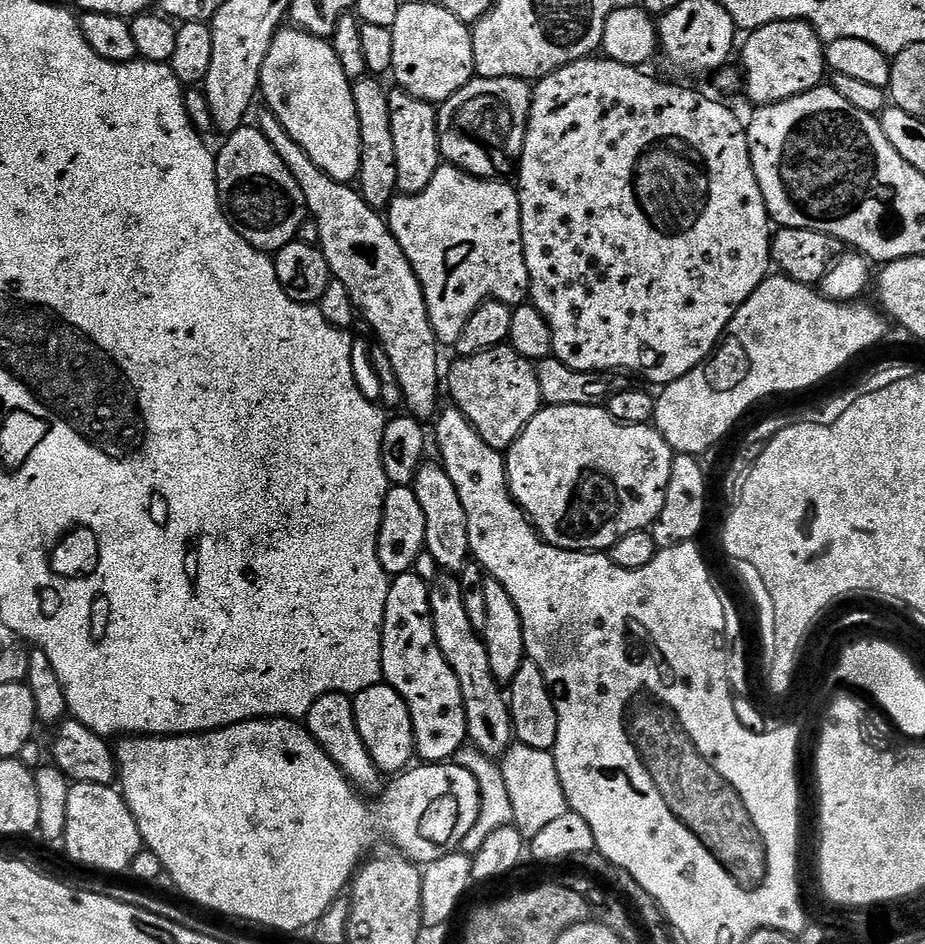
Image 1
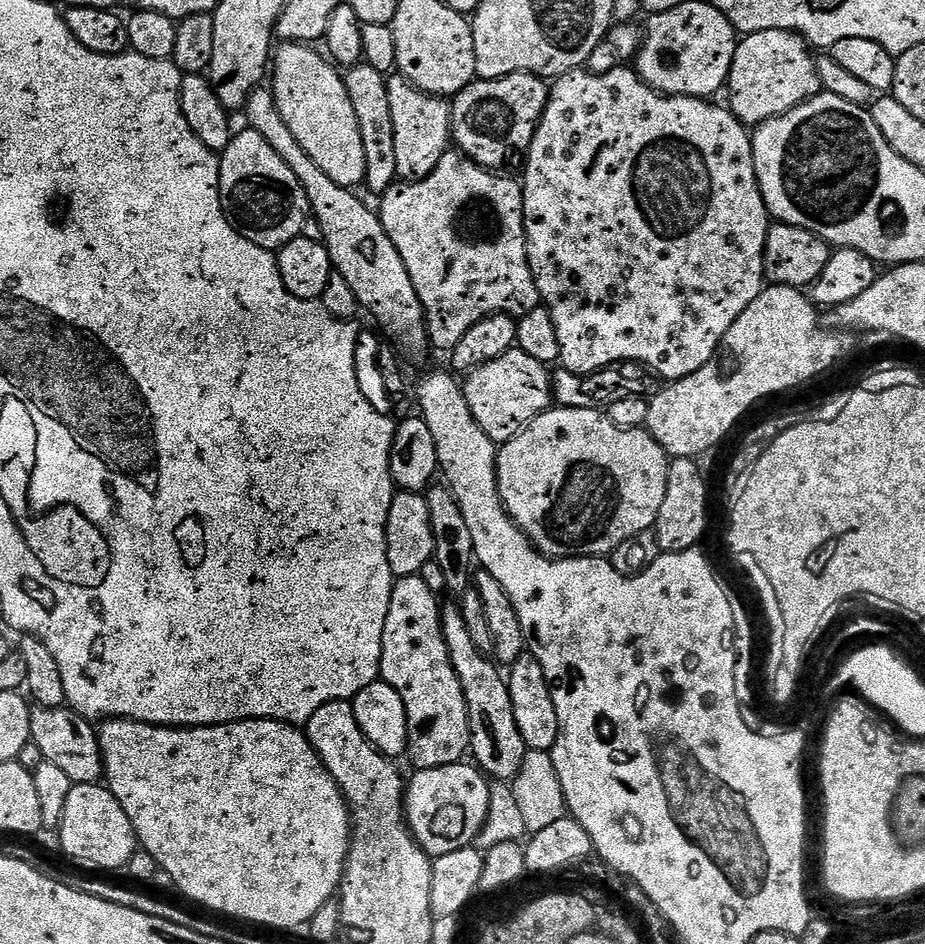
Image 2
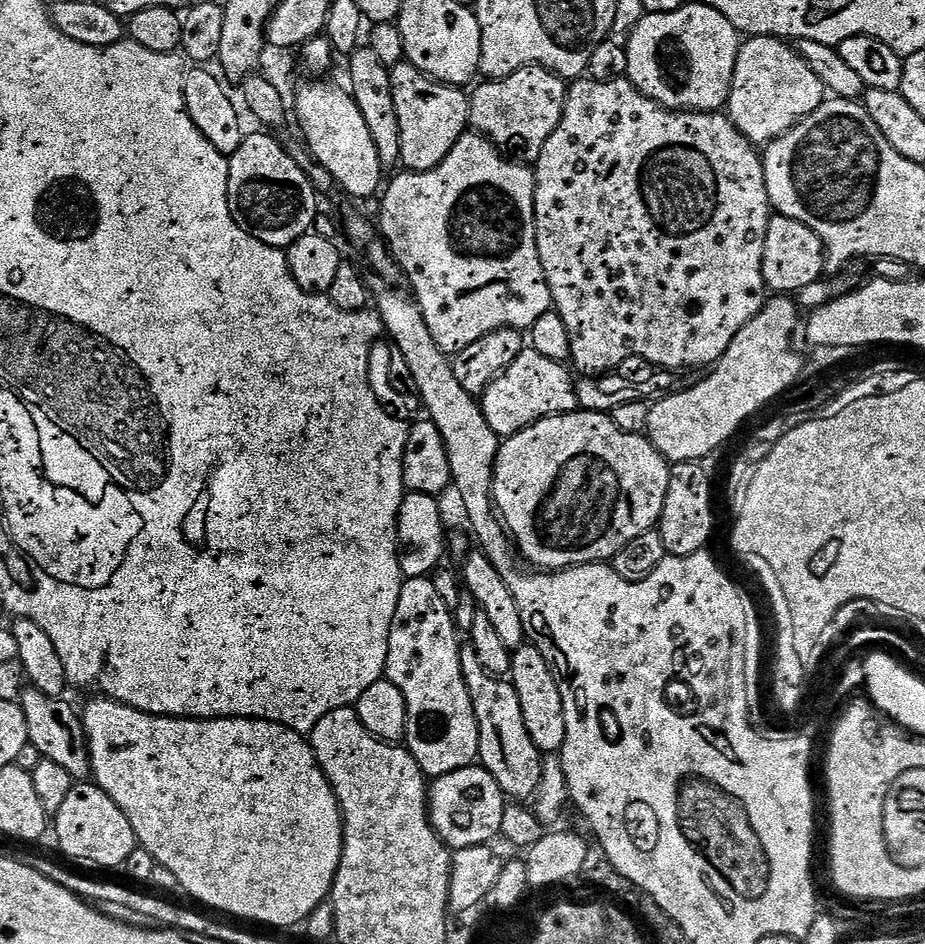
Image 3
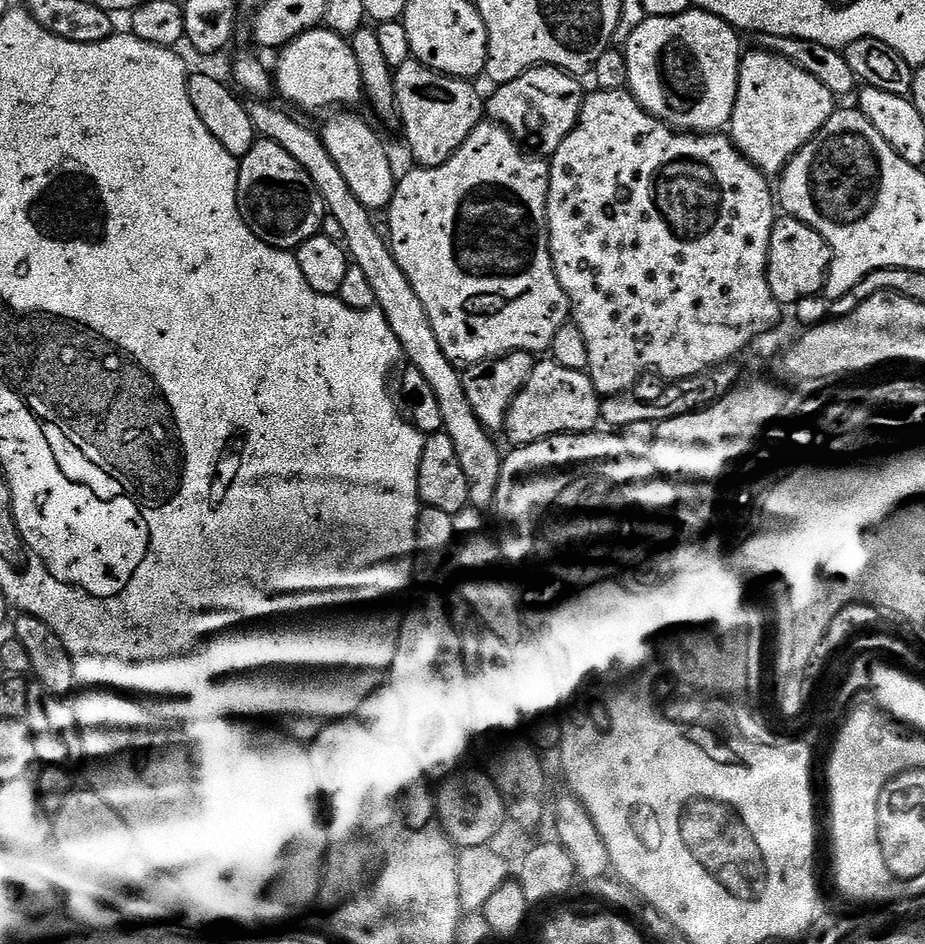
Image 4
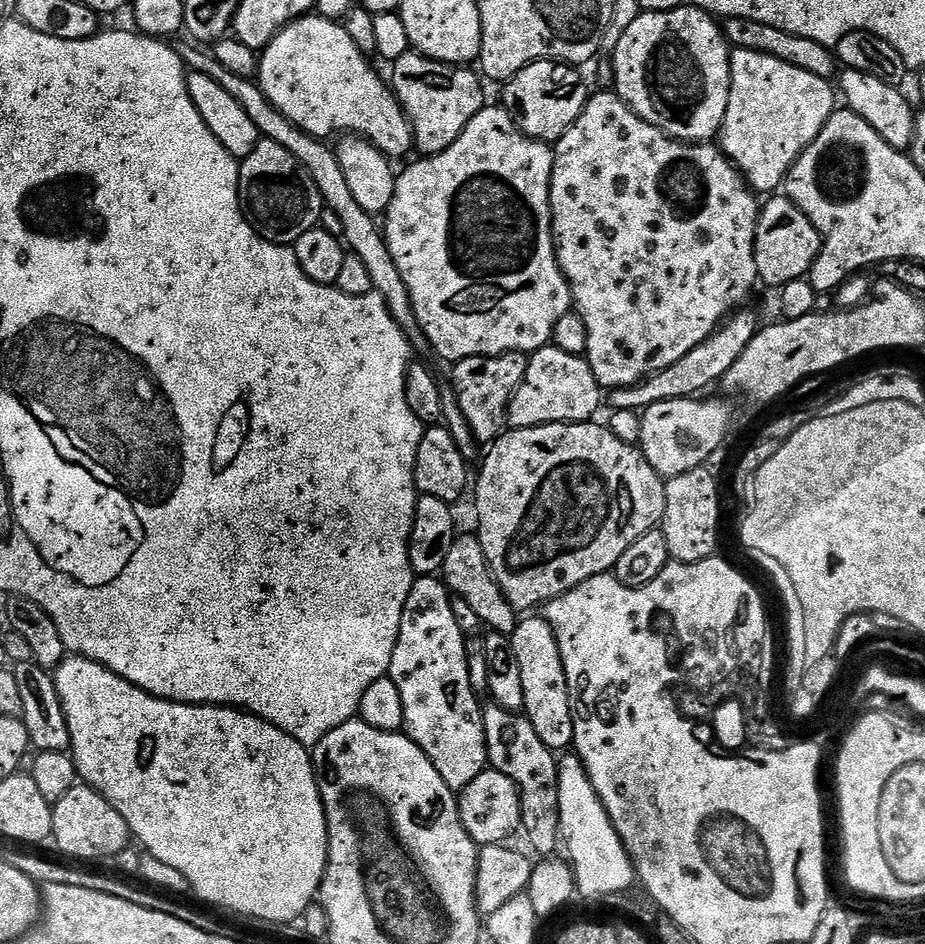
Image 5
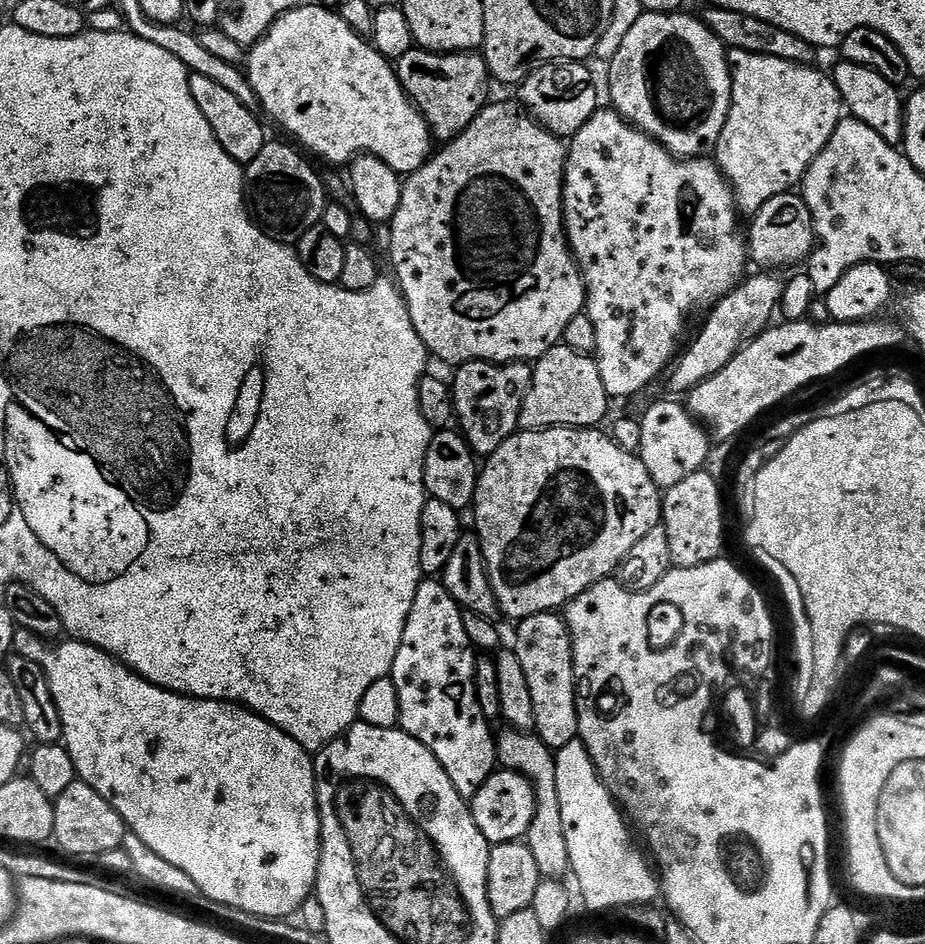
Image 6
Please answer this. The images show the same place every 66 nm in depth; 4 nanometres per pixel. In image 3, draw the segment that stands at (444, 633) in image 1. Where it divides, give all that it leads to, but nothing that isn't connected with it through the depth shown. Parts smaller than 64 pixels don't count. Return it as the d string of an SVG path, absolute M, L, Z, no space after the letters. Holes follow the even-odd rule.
M471 646L461 647L460 661L462 678L466 682L466 690L470 694L478 722L479 763L492 775L494 782L498 782L509 801L531 801L536 795L542 754L534 746L530 730L526 730L526 722L522 718L522 702L518 702L516 687L507 679L490 674L486 666L478 662L478 654L474 654Z

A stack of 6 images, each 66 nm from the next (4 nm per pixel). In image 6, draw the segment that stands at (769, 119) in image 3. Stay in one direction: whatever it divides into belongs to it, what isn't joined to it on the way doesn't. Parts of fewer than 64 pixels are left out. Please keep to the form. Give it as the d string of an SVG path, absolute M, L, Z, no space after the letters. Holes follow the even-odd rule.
M731 50L728 68L732 72L732 101L714 159L732 187L737 209L754 214L770 198L803 185L814 158L840 125L842 101L831 75L819 72L816 66Z

